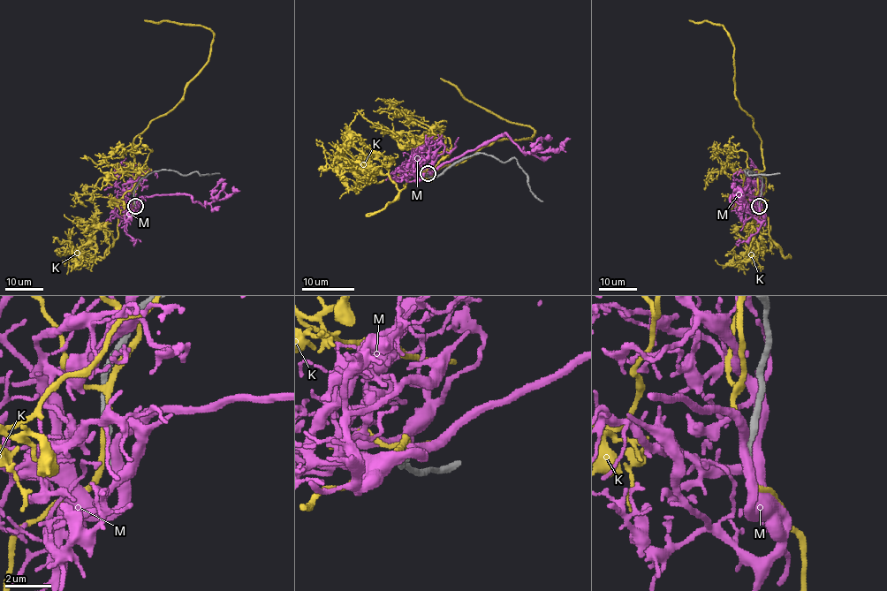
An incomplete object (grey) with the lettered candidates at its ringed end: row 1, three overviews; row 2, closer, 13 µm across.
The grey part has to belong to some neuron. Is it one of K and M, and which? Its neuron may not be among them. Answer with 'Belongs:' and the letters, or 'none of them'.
Belongs: M

